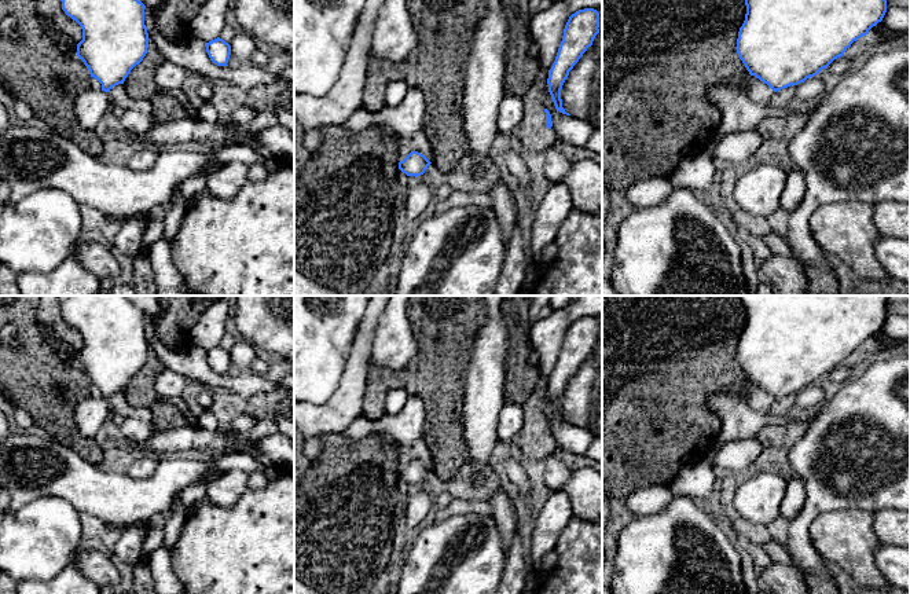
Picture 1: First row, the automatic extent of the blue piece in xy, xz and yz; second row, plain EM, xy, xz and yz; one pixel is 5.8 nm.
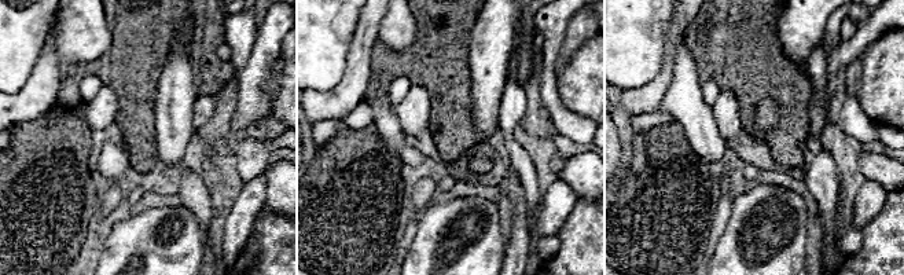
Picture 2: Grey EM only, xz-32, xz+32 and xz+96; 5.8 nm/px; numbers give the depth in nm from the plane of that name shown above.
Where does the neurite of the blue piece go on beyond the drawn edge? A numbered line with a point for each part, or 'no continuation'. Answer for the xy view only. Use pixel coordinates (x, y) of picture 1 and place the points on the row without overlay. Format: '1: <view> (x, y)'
1: xy (90, 414)

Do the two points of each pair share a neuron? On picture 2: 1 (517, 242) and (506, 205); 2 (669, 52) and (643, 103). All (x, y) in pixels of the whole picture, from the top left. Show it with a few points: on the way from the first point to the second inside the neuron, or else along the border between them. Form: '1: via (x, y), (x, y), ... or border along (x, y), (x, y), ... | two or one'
1: border along (509, 194), (513, 202), (513, 231), (507, 244) | two
2: via (668, 65), (662, 81), (654, 91) | one

